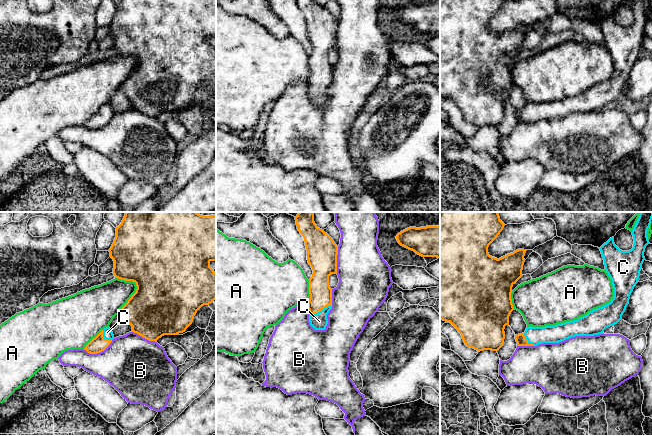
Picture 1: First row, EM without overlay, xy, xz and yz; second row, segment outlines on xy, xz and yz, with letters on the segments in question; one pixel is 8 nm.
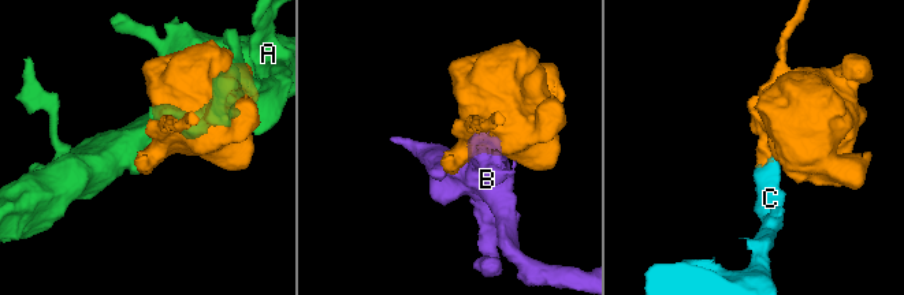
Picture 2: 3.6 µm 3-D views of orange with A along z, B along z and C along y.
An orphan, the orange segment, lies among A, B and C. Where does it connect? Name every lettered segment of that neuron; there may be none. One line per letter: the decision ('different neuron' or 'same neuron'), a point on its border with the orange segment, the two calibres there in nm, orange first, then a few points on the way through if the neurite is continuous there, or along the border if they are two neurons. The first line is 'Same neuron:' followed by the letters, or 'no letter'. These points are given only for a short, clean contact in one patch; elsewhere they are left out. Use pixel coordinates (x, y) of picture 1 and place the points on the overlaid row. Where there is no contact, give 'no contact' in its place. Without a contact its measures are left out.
Same neuron: C
A: different neuron; contact xy (137, 288); calibres 500 and 260 nm
B: different neuron; contact xy (98, 352); calibres 130 and 420 nm
C: same neuron; contact xz (320, 310); calibres 180 and 140 nm; way xz (320, 292), (320, 310), (319, 321)

